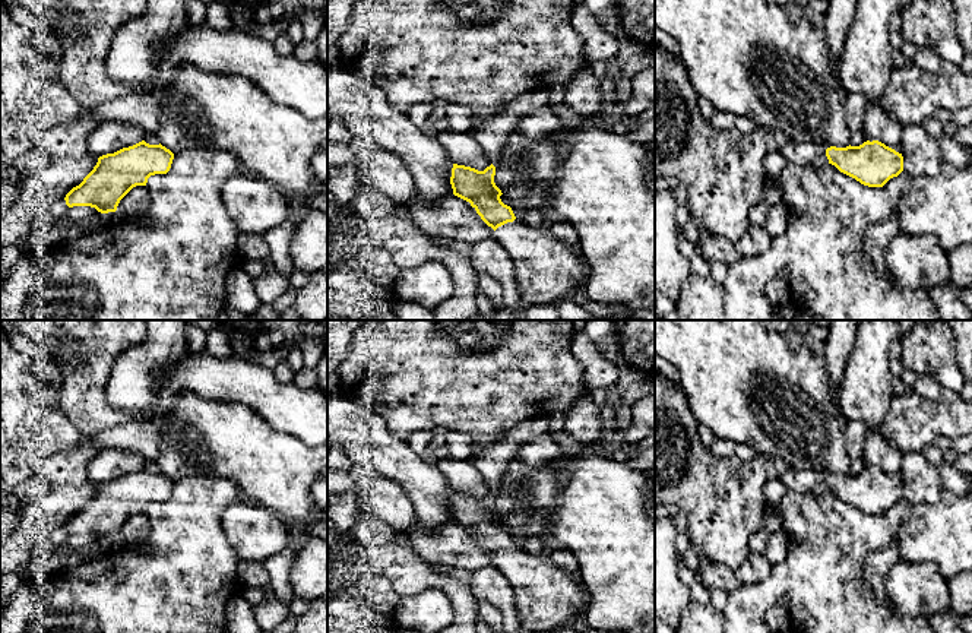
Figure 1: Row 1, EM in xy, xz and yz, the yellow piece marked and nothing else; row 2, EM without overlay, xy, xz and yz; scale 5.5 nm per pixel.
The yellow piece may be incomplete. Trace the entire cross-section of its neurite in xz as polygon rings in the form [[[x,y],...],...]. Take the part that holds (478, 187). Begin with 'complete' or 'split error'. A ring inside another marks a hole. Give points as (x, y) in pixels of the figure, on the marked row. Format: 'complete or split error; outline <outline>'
split error; outline [[[453,164],[453,194],[469,202],[481,219],[494,230],[493,238],[513,260],[519,284],[515,311],[500,310],[491,320],[525,320],[532,306],[547,306],[567,294],[591,268],[582,254],[555,238],[547,228],[534,228],[516,219],[500,199],[494,183],[496,167],[484,171]]]

